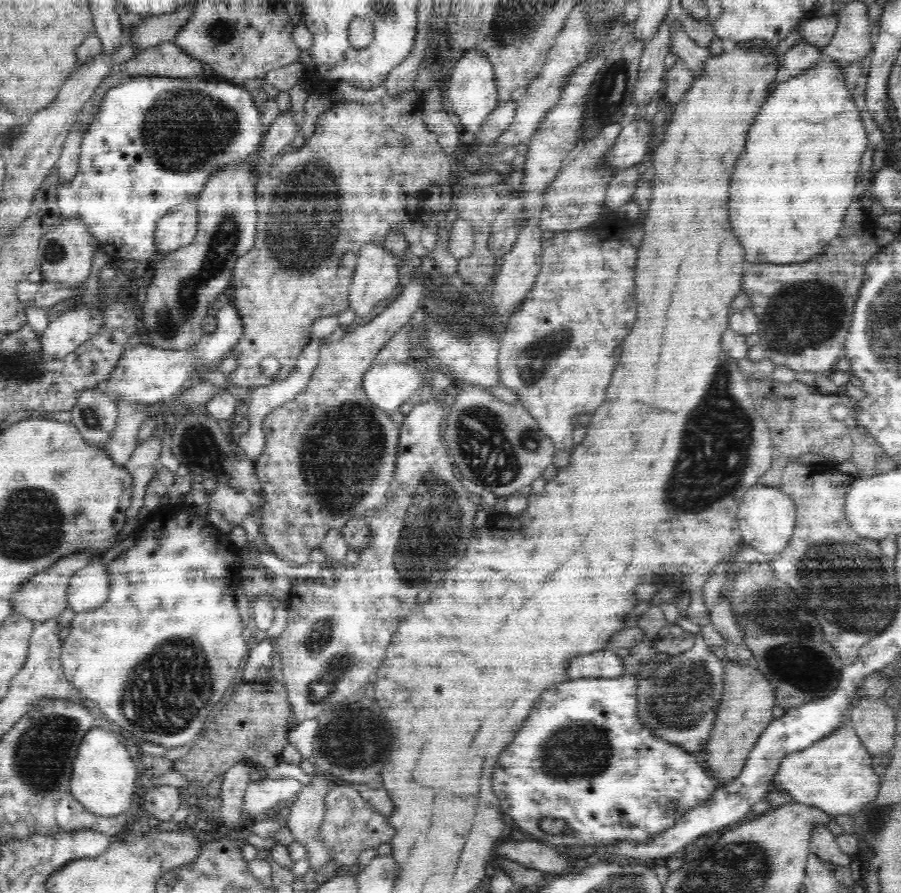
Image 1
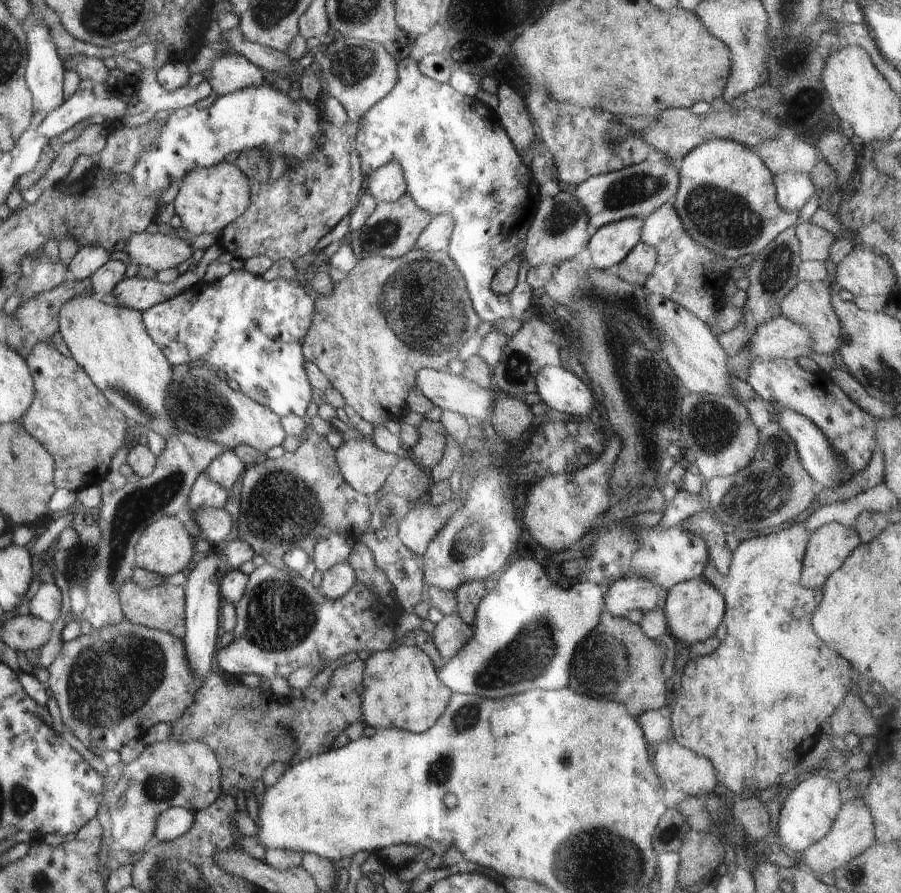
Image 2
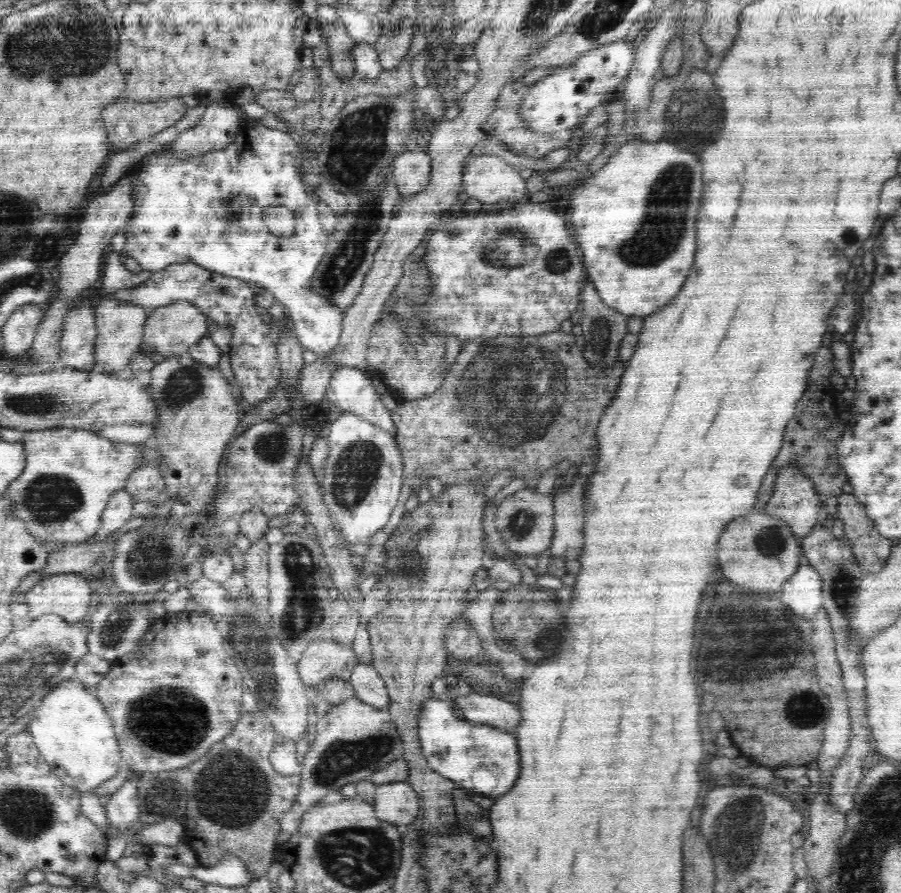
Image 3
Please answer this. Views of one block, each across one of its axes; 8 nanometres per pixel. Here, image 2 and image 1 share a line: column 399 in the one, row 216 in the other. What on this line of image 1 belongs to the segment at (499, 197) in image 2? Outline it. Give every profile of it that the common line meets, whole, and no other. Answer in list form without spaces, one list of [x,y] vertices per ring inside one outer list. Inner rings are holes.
[[[135,76],[130,77],[125,83],[120,83],[119,85],[114,85],[109,91],[104,95],[103,101],[101,102],[100,109],[98,110],[96,118],[94,118],[94,122],[90,124],[87,128],[86,132],[83,134],[82,146],[81,146],[81,156],[79,161],[79,172],[77,176],[74,176],[74,180],[70,180],[70,184],[64,184],[64,186],[59,186],[57,188],[57,197],[58,197],[58,206],[60,209],[60,218],[62,219],[82,219],[86,225],[88,225],[88,229],[90,229],[90,233],[94,235],[94,239],[99,242],[99,247],[104,250],[104,252],[108,255],[110,260],[113,262],[114,260],[122,260],[122,261],[138,261],[140,265],[139,271],[142,268],[145,268],[152,261],[154,261],[158,257],[156,244],[154,242],[154,236],[157,228],[158,221],[165,215],[168,214],[176,205],[180,203],[186,202],[186,200],[194,200],[199,196],[200,192],[204,190],[204,186],[206,186],[206,182],[208,182],[208,178],[216,172],[216,170],[222,170],[222,167],[226,165],[237,165],[240,161],[246,161],[246,158],[250,158],[252,154],[258,152],[260,148],[260,144],[262,144],[263,134],[262,131],[262,114],[258,111],[258,102],[254,100],[252,95],[250,95],[250,91],[242,88],[242,86],[236,86],[236,84],[228,84],[228,82],[202,82],[202,80],[198,80],[198,78],[178,78],[178,77],[168,77],[168,76]]]

